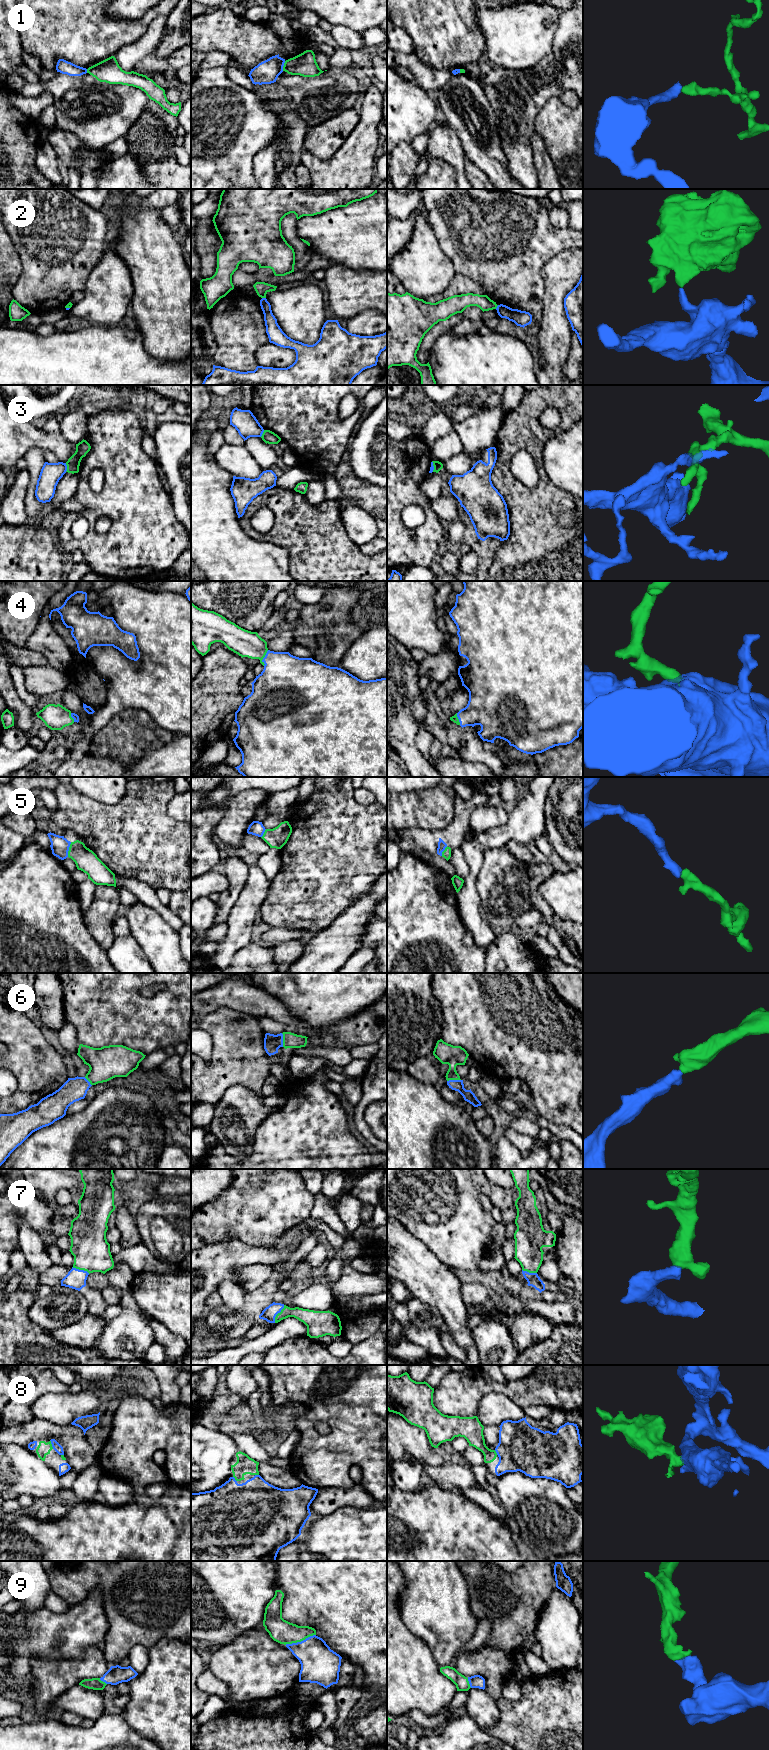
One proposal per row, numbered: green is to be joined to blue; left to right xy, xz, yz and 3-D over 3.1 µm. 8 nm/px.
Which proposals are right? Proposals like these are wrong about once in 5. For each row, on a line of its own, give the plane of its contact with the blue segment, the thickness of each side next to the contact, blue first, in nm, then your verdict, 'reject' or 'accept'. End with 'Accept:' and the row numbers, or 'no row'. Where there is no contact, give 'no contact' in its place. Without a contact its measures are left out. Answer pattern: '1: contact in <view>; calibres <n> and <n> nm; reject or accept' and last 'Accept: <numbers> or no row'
1: contact in xz; calibres 190 and 190 nm; reject
2: contact in xz; calibres 110 and 110 nm; reject
3: contact in xy; calibres 170 and 110 nm; reject
4: contact in xz; calibres 400 and 220 nm; accept
5: contact in xy; calibres 140 and 180 nm; accept
6: contact in xz; calibres 140 and 130 nm; accept
7: contact in xz; calibres 110 and 120 nm; accept
8: contact in xy; calibres 70 and 110 nm; accept
9: contact in xz; calibres 300 and 190 nm; accept
Accept: 4, 5, 6, 7, 8, 9

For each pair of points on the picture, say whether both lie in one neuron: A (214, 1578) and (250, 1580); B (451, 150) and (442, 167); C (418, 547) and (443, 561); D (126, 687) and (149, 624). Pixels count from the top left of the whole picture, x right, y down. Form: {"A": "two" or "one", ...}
{"A": "one", "B": "two", "C": "two", "D": "one"}

